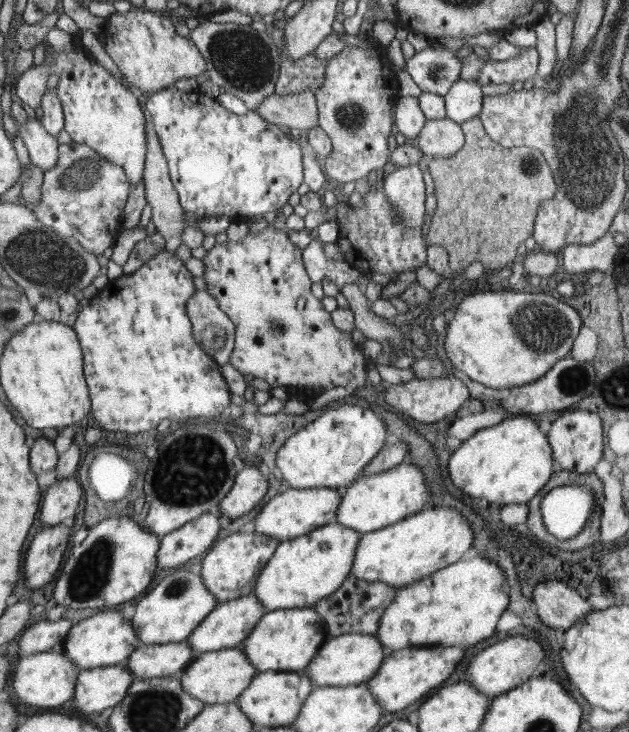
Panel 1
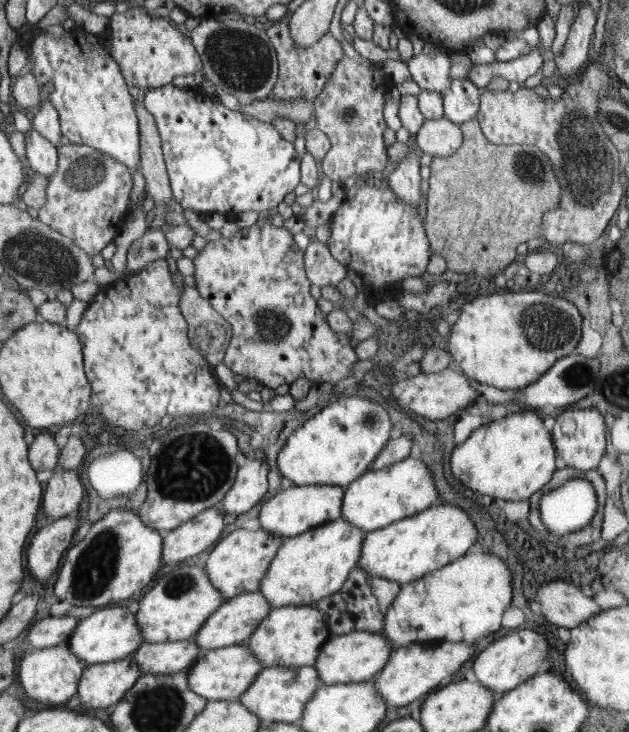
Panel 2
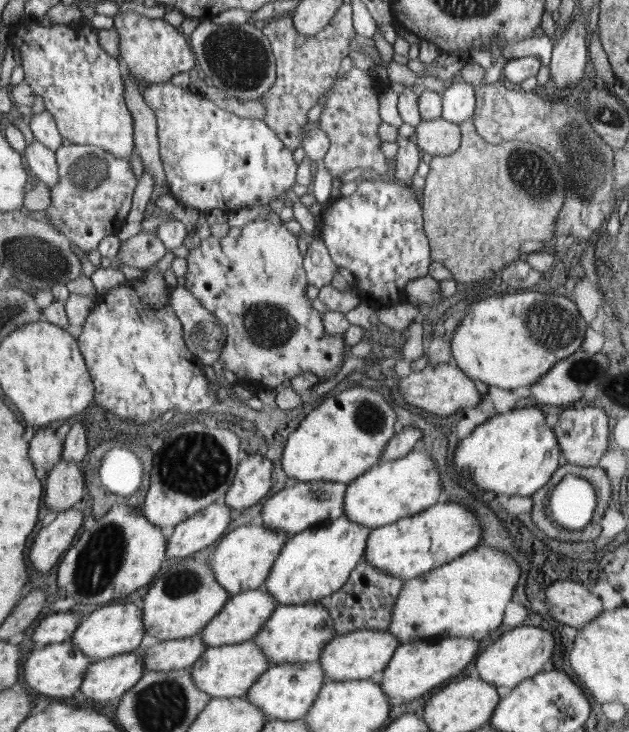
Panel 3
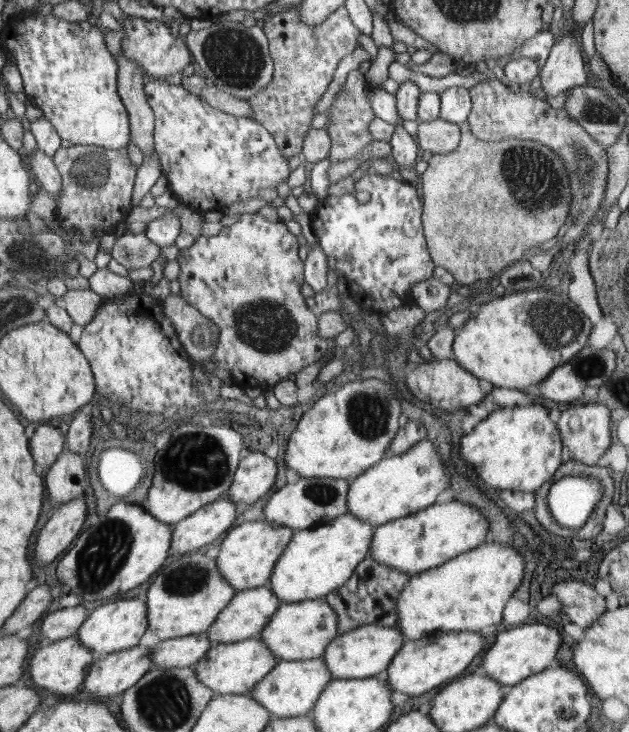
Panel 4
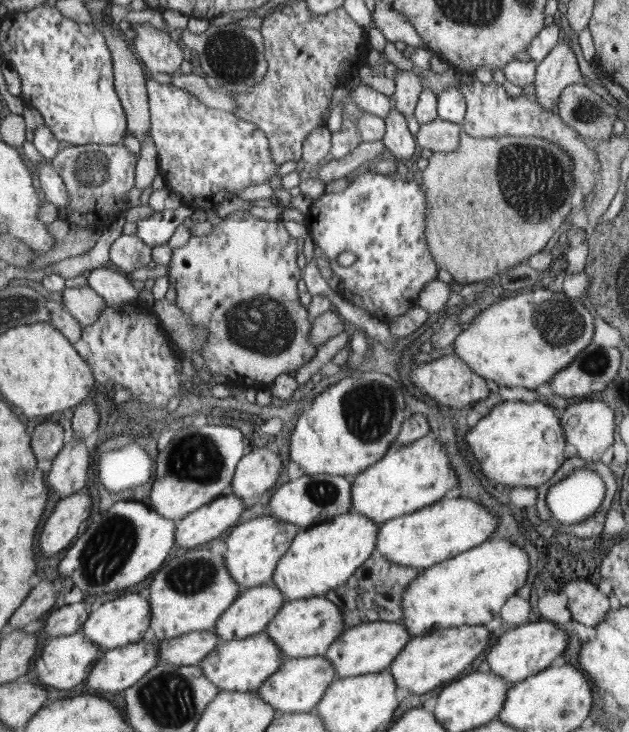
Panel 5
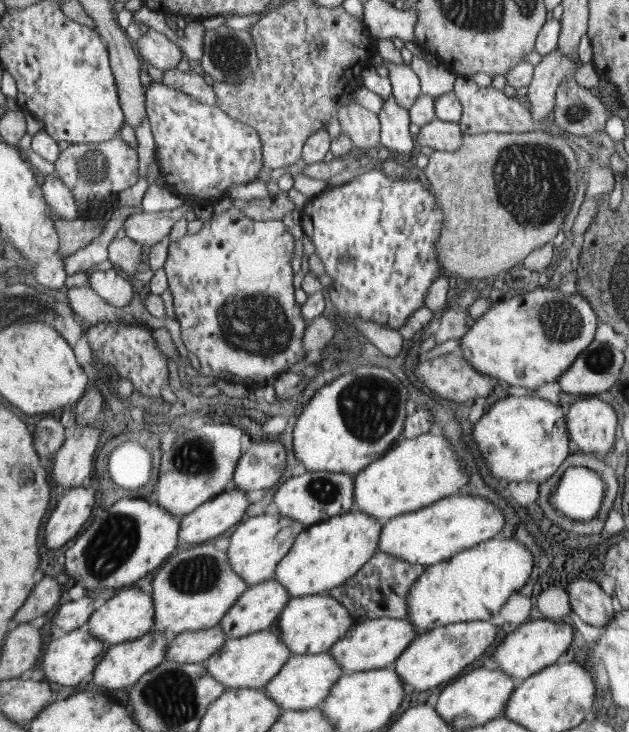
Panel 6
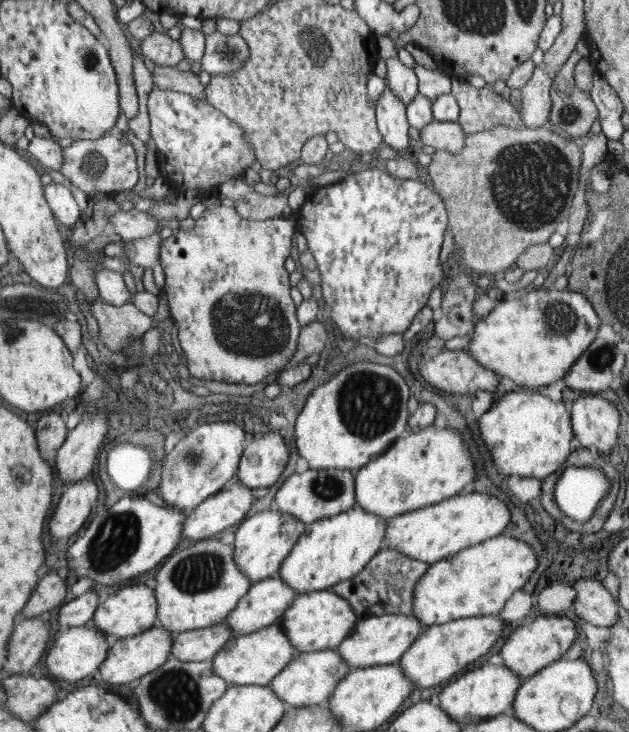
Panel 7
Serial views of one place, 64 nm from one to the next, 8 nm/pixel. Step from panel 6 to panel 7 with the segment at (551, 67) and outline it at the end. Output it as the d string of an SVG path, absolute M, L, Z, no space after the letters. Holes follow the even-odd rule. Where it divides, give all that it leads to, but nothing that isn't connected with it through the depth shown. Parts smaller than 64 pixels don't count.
M544 64L535 66L530 81L521 88L520 114L523 115L524 127L542 127L547 125L551 108L554 104L551 98L551 86L558 74L548 75Z

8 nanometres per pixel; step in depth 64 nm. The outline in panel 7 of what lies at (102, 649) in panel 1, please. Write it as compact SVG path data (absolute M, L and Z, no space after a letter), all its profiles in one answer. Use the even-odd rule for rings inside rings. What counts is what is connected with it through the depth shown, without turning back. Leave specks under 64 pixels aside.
M143 583L127 585L115 591L104 603L99 605L91 619L91 624L96 629L100 629L106 635L118 636L120 639L143 633L152 628L157 622L158 597L152 587L148 587Z

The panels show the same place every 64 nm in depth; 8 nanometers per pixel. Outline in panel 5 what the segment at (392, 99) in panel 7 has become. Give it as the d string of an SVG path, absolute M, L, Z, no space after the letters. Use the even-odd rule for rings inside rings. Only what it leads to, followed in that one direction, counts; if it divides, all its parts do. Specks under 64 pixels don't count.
M392 104L392 109L383 118L387 123L387 132L384 133L381 141L386 146L388 156L396 161L401 158L409 159L413 156L416 148L414 136L408 131L408 123L406 123L404 115Z

